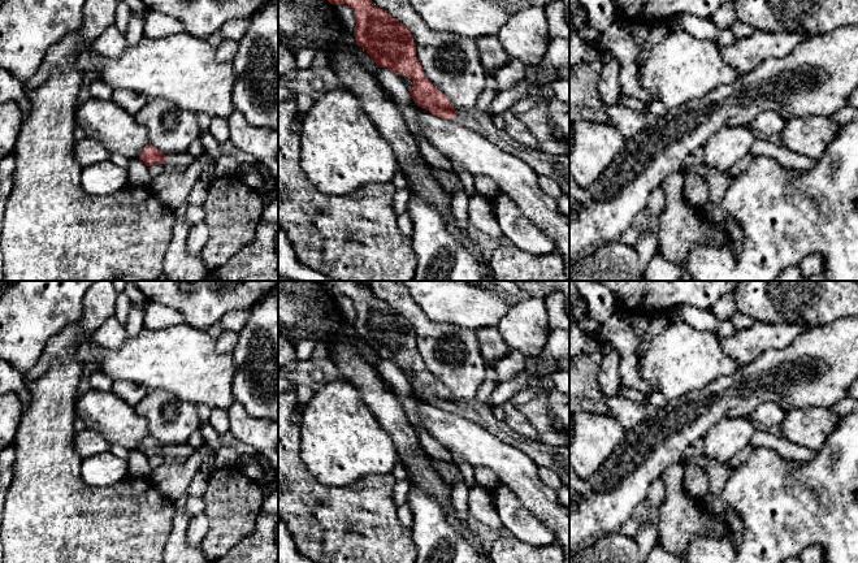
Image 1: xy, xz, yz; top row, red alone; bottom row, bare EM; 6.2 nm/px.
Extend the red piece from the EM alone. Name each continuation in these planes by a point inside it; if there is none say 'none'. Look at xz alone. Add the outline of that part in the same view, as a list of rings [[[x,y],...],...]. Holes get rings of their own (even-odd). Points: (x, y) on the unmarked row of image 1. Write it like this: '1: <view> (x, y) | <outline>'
1: xz (555, 458) | [[[477,399],[462,400],[454,411],[490,430],[500,441],[516,447],[532,458],[537,465],[555,472],[563,486],[569,488],[569,447],[547,445],[542,441],[520,436],[507,426],[504,421],[499,421],[490,406]]]

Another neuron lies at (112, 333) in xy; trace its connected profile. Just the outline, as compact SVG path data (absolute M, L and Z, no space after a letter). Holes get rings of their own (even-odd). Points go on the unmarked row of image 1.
M112 316L92 333L92 338L101 347L120 348L126 338L126 330L117 317Z

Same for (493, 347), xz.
M482 328L476 330L476 335L480 342L481 354L488 364L493 365L511 351L497 328Z

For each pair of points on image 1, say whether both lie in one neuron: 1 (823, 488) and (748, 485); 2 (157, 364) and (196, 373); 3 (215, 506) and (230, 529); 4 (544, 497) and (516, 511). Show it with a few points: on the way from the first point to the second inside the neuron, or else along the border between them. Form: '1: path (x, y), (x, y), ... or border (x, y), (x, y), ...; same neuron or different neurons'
1: path (805, 488), (766, 488); same neuron
2: path (167, 364), (187, 366); same neuron
3: path (220, 511), (229, 520), (229, 524); same neuron
4: border (505, 485), (549, 527); different neurons

